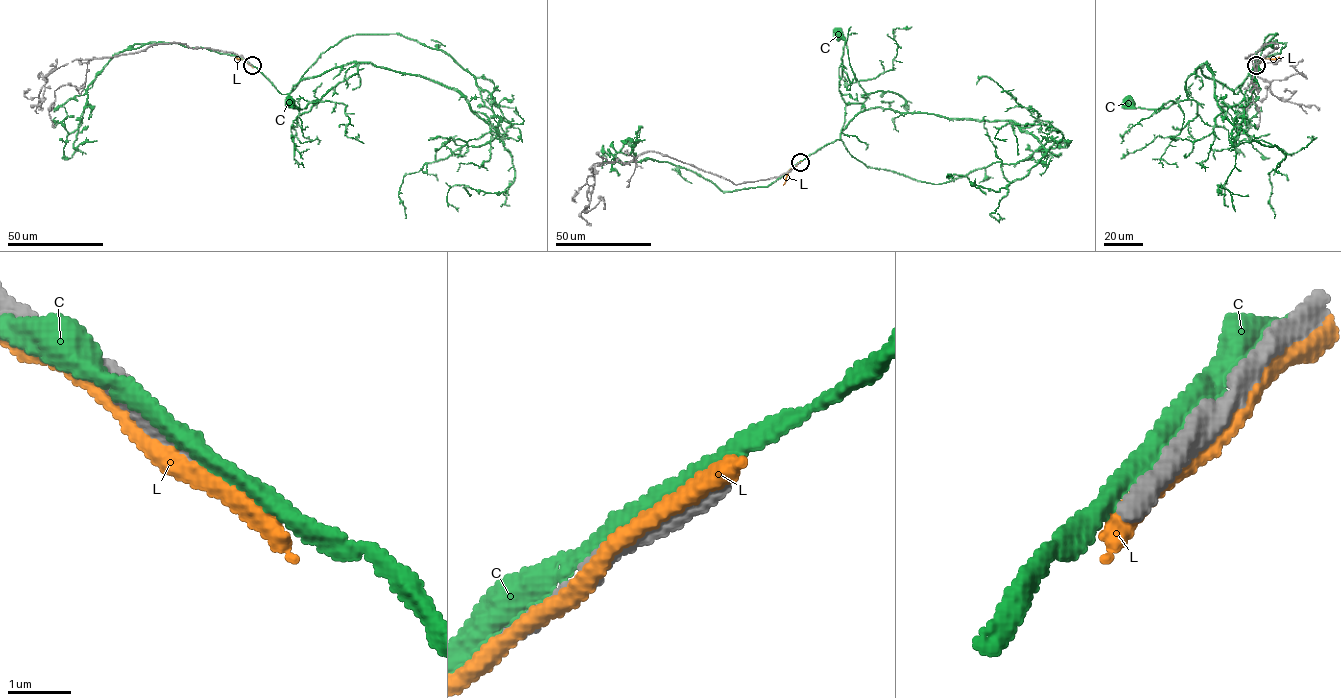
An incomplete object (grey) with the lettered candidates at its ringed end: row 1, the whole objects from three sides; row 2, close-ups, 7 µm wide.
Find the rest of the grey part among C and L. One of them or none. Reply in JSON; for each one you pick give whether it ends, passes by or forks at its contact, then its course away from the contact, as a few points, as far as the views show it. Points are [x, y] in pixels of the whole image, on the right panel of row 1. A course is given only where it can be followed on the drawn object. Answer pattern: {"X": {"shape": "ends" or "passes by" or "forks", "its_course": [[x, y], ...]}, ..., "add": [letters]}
{"add": []}

